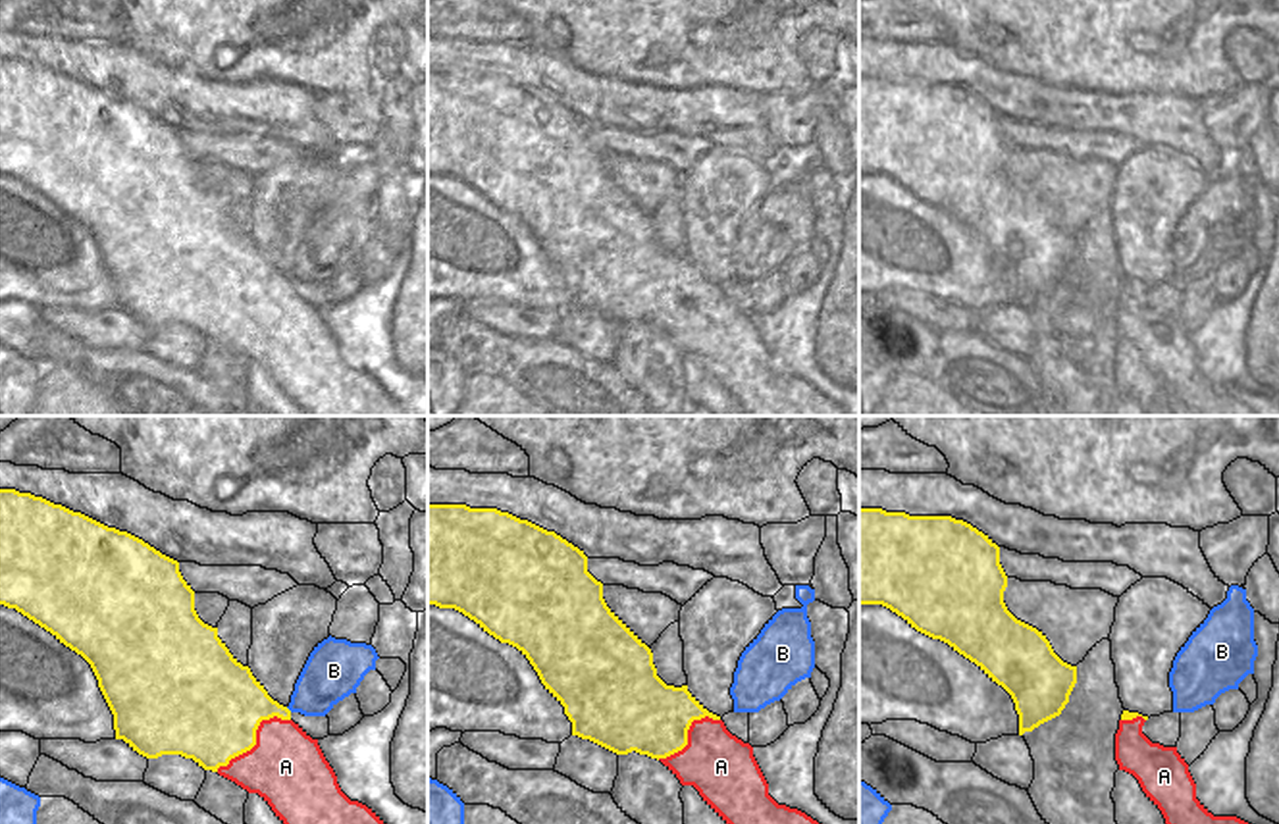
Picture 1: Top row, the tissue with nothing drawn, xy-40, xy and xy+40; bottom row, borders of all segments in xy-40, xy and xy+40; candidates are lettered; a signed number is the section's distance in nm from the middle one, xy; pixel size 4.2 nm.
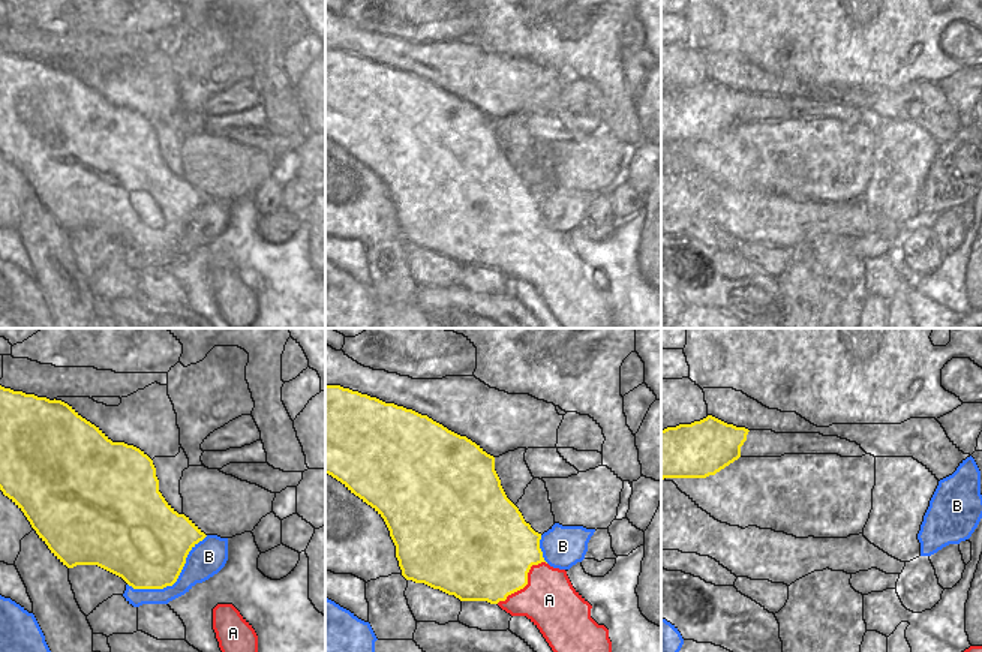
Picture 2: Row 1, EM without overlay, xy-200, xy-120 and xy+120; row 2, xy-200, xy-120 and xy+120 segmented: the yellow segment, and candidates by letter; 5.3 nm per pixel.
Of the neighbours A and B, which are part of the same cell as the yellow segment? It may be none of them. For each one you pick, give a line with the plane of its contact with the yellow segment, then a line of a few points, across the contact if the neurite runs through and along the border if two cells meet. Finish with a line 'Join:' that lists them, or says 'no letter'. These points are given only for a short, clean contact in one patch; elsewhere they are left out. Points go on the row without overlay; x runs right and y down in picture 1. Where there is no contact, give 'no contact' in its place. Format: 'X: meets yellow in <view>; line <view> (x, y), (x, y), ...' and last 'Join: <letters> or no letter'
Join: no letter

